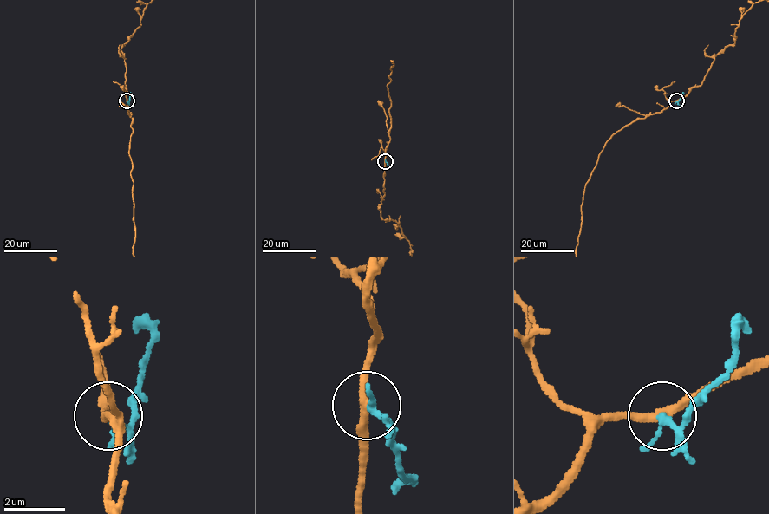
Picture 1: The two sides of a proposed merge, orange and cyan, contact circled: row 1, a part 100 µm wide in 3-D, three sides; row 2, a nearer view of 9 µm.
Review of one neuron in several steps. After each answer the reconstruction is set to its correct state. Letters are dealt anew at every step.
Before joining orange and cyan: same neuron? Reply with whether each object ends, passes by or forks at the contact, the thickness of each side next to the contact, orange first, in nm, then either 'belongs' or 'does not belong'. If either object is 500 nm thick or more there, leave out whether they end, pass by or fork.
orange passes by | cyan forks | 260/150 nm | does not belong

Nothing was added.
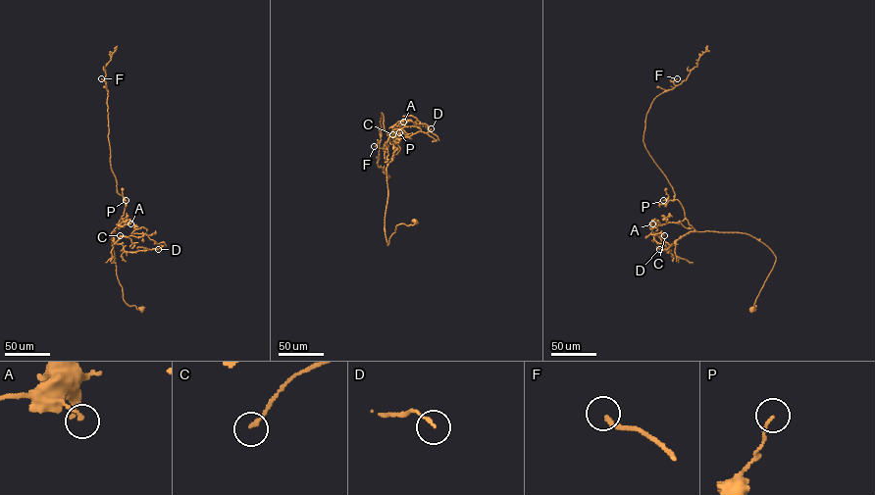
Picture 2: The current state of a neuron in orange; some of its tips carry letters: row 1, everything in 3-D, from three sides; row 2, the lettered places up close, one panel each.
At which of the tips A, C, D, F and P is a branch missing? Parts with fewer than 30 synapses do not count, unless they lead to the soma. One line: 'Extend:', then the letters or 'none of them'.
Extend: F

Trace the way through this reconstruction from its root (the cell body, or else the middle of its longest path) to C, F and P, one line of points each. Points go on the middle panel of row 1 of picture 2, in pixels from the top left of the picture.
C: (416, 222), (397, 224), (387, 245), (385, 221), (387, 164), (384, 153), (389, 134), (399, 129), (392, 134)
F: (416, 222), (397, 224), (387, 245), (386, 167), (399, 147), (390, 143), (382, 113), (381, 140), (374, 146)
P: (416, 222), (413, 224), (397, 224), (387, 245), (385, 221), (388, 194), (386, 167), (399, 150), (399, 132)

